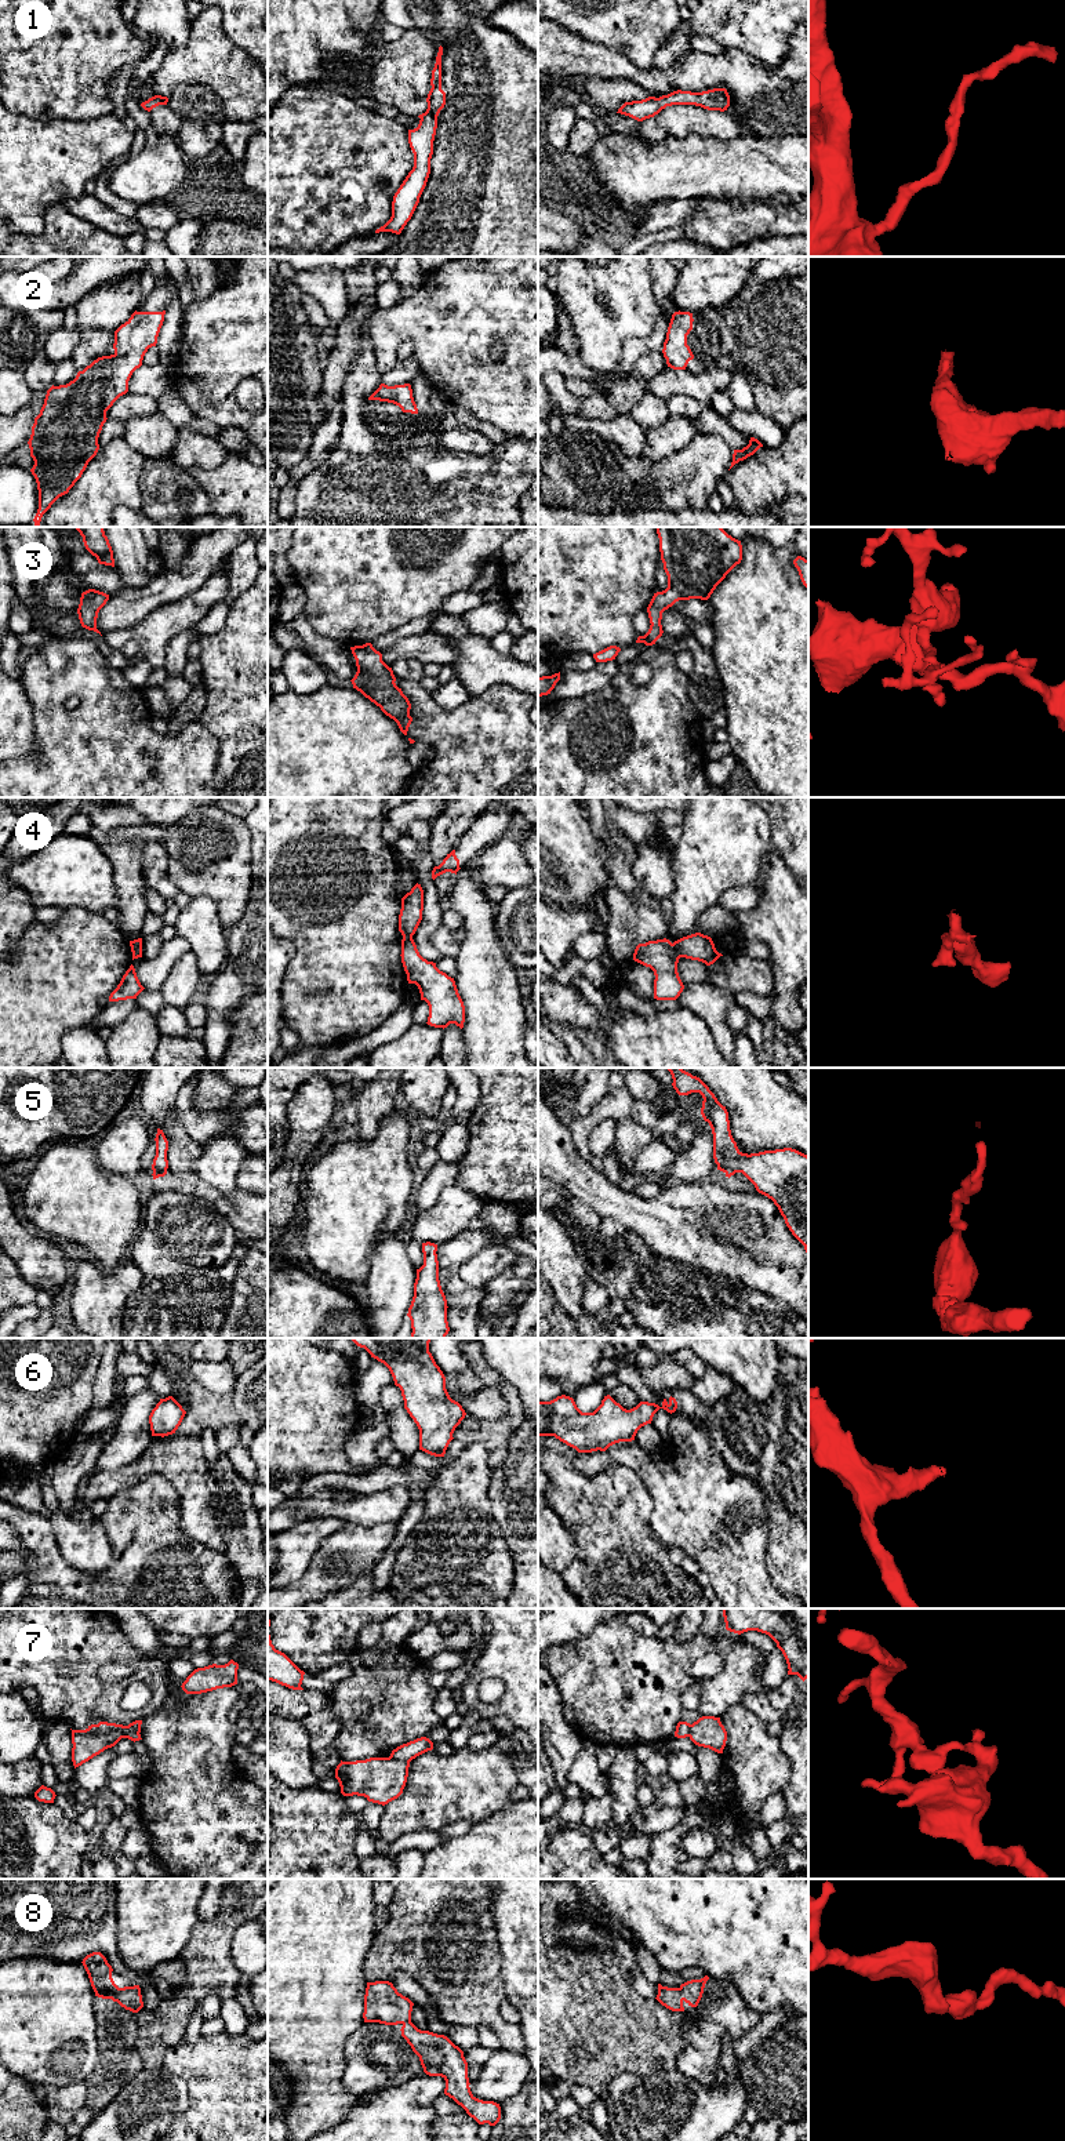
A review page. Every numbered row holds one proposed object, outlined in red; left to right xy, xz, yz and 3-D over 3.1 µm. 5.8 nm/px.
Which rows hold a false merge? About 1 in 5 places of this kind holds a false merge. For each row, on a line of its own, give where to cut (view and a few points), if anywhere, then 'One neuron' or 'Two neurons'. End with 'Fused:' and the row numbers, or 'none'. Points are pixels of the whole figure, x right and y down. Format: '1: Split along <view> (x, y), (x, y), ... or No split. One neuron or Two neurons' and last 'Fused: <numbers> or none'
1: No split. One neuron
2: No split. One neuron
3: No split. One neuron
4: Split along yz (672, 944), (679, 958). Two neurons
5: No split. One neuron
6: No split. One neuron
7: Split along xz (389, 1756), (409, 1763). Two neurons
8: No split. One neuron
Fused: 4, 7

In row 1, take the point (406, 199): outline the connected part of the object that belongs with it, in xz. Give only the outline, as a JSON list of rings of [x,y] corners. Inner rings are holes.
[[[440,46],[432,70],[432,88],[426,98],[428,109],[418,116],[421,119],[418,127],[408,130],[408,143],[414,153],[414,167],[393,196],[390,219],[377,229],[375,233],[392,232],[400,235],[411,219],[426,186],[430,174],[437,116],[446,105],[446,92],[441,90],[441,55],[443,47]]]

